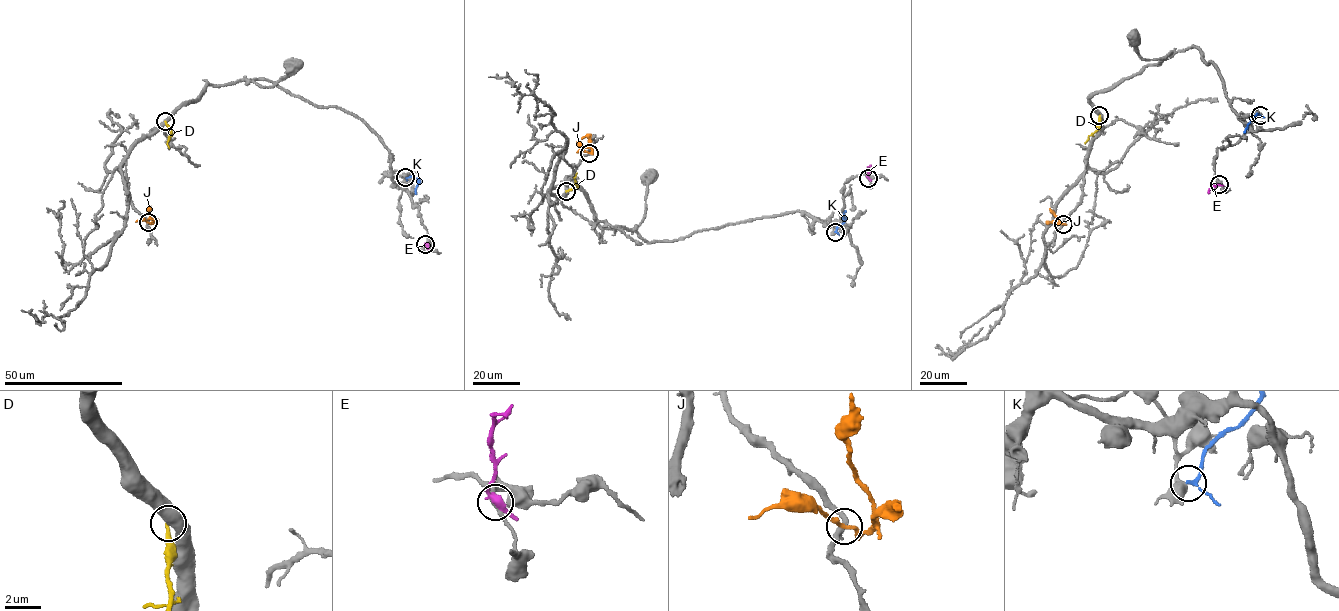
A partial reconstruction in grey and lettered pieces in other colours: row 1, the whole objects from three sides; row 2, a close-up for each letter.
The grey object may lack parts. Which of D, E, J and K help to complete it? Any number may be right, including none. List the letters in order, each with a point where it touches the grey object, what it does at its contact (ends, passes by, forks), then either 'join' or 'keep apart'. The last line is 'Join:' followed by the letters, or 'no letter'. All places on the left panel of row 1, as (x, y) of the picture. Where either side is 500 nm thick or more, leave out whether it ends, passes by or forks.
D: meets grey at (165, 121); keep apart
E: meets grey at (425, 244); it passes by; keep apart
J: meets grey at (148, 222); it passes by; keep apart
K: meets grey at (405, 177); it passes by; keep apart
Join: no letter

